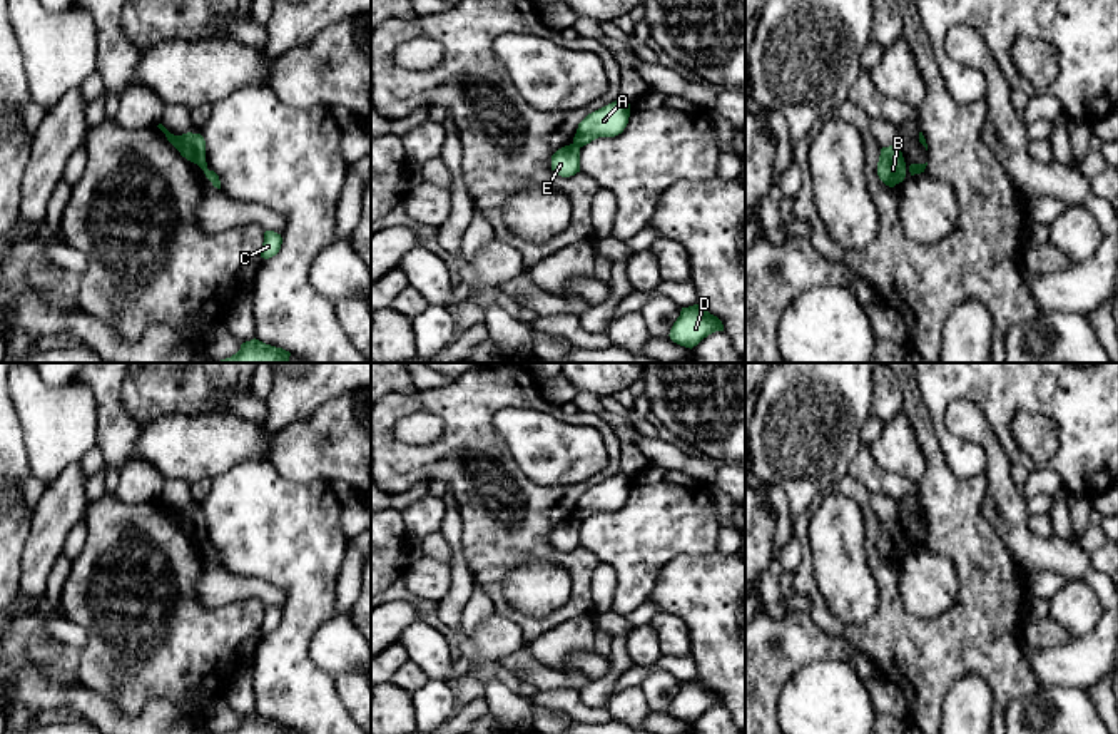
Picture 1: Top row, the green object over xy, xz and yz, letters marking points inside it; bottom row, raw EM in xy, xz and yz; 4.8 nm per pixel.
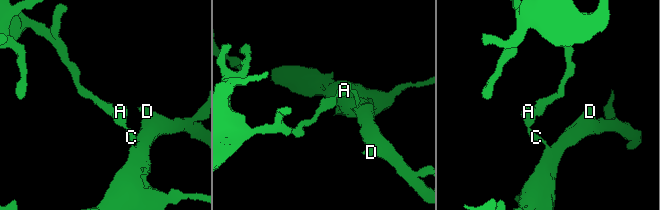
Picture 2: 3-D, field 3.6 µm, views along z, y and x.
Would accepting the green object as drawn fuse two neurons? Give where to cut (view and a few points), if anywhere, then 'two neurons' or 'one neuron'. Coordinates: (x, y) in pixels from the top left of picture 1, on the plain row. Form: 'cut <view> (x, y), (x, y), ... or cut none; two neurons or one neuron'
cut xy (204, 534), (203, 544); two neurons

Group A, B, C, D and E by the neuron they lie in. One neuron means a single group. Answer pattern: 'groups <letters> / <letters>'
groups A B C D / E

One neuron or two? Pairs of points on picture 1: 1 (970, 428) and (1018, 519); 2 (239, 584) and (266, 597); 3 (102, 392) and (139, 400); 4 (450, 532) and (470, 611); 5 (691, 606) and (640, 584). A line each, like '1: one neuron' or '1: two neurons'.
1: one neuron
2: one neuron
3: two neurons
4: two neurons
5: two neurons

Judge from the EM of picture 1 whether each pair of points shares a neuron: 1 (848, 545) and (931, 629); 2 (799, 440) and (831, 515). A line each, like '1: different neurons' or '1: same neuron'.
1: different neurons
2: different neurons

